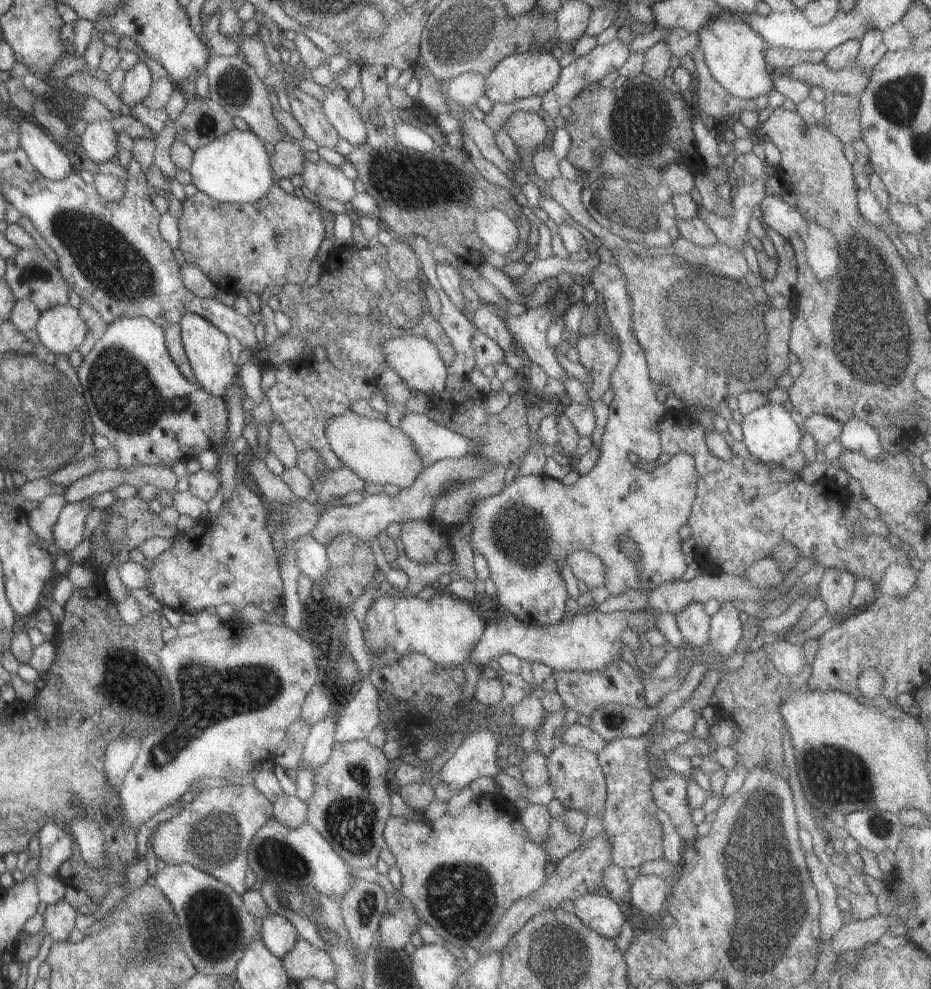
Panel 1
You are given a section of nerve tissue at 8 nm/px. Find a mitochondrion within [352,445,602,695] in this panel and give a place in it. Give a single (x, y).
(524, 534)

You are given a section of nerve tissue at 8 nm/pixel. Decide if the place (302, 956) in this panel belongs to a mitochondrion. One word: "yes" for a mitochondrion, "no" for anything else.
no

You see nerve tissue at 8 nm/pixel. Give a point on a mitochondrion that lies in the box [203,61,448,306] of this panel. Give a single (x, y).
(231, 87)

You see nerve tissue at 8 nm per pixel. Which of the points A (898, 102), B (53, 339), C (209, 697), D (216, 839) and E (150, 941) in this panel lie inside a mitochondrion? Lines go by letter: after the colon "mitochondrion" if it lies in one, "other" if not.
A: mitochondrion
B: other
C: mitochondrion
D: mitochondrion
E: mitochondrion

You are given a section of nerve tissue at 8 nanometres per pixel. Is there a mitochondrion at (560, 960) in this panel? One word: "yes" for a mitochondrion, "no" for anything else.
yes

